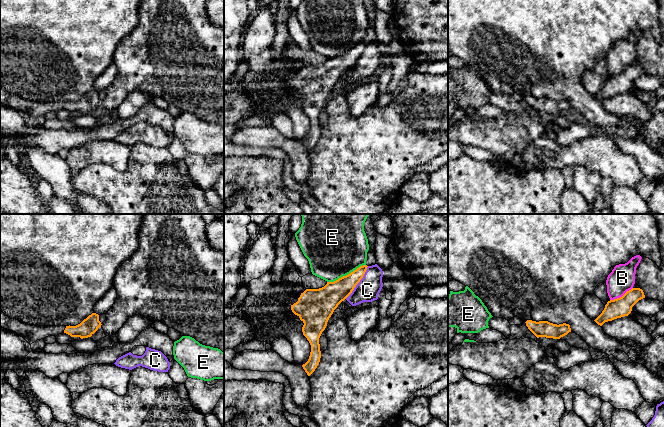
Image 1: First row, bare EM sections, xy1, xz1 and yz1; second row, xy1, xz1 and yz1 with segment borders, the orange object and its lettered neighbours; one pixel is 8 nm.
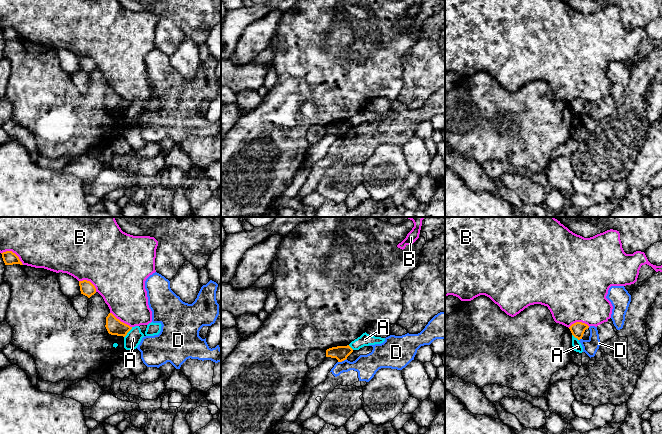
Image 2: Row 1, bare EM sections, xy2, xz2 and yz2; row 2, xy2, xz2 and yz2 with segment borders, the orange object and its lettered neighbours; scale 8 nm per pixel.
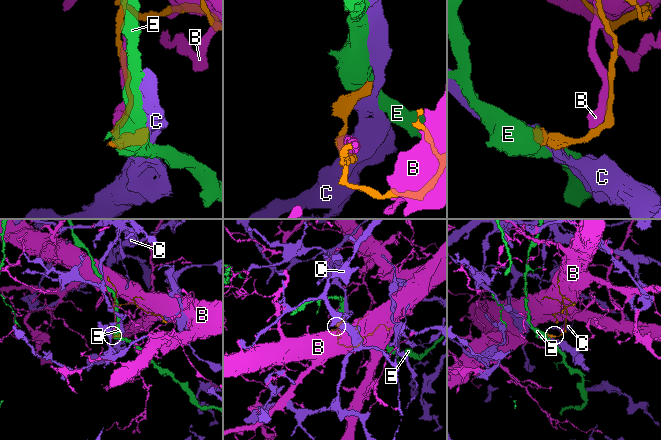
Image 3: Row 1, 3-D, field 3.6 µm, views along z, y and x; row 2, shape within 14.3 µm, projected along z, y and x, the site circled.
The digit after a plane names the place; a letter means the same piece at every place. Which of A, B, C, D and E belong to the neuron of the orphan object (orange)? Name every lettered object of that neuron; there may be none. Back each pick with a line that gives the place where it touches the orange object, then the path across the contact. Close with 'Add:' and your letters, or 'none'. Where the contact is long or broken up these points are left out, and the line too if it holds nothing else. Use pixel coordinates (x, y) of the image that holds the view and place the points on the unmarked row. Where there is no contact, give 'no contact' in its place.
Add: none

